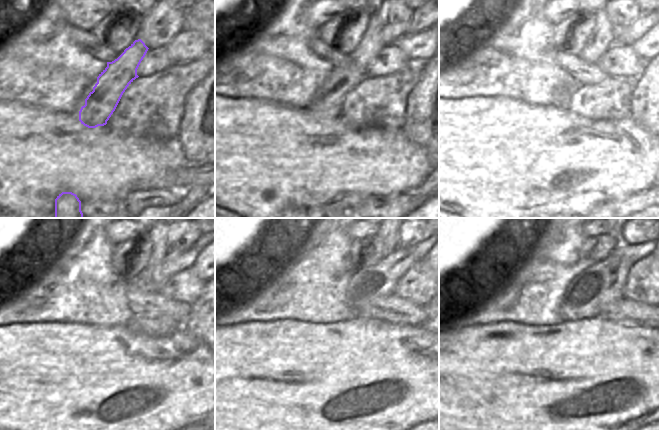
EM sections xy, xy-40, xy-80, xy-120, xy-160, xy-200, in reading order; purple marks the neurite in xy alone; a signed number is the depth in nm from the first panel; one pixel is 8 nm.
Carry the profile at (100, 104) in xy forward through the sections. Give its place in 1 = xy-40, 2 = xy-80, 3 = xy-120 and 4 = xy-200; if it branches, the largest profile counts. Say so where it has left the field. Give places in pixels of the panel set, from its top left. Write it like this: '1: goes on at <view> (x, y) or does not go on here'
1: goes on at xy-40 (328, 101)
2: goes on at xy-80 (601, 39)
3: goes on at xy-120 (158, 238)
4: goes on at xy-200 (619, 238)

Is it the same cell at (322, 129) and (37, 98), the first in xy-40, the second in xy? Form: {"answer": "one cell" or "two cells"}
{"answer": "two cells"}

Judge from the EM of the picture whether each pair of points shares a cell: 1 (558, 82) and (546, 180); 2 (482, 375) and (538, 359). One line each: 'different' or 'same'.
1: different
2: same

